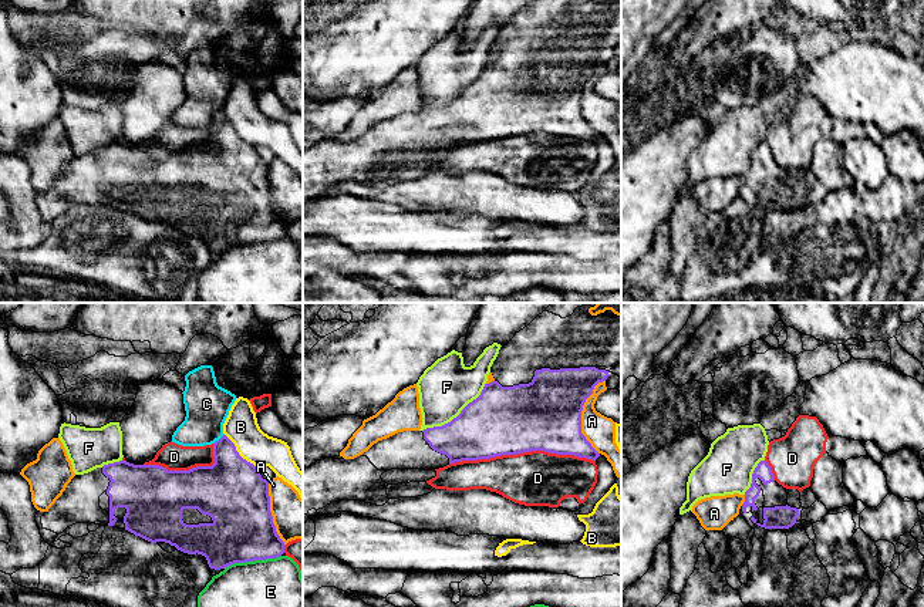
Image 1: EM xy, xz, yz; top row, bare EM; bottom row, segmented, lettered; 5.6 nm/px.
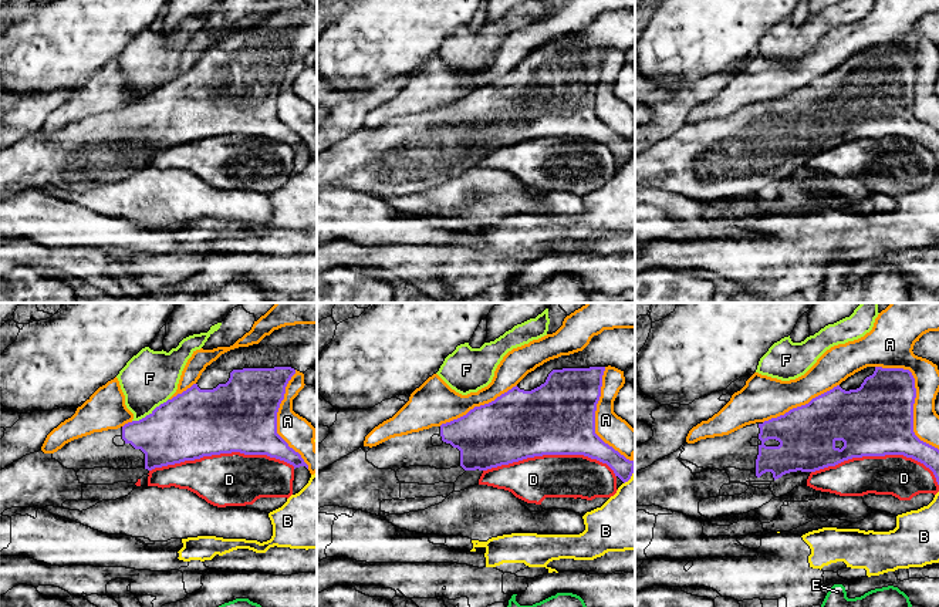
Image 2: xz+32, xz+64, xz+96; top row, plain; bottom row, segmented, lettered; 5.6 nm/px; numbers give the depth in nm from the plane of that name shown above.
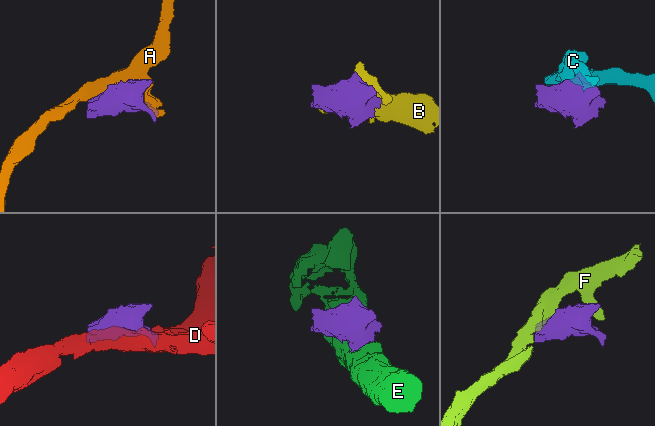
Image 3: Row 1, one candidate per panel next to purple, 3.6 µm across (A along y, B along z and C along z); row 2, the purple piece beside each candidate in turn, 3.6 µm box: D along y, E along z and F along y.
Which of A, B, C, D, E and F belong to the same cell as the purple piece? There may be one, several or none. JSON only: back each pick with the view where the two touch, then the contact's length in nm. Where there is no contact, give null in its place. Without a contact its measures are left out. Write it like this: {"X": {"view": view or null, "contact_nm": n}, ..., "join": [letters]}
{"join": []}

